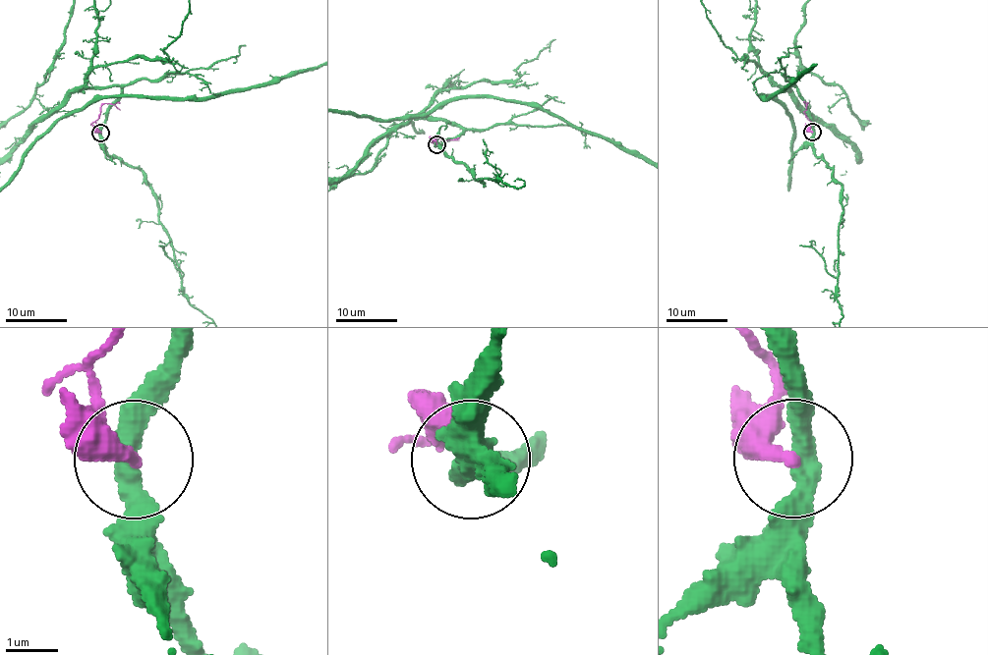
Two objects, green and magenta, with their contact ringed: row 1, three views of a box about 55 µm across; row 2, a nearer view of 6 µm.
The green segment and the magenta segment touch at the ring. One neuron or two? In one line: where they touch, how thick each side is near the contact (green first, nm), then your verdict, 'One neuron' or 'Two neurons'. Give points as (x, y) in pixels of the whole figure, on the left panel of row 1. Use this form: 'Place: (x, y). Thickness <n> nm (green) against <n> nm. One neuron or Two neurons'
Place: (100, 133). Thickness 380 nm (green) against 280 nm. Two neurons

